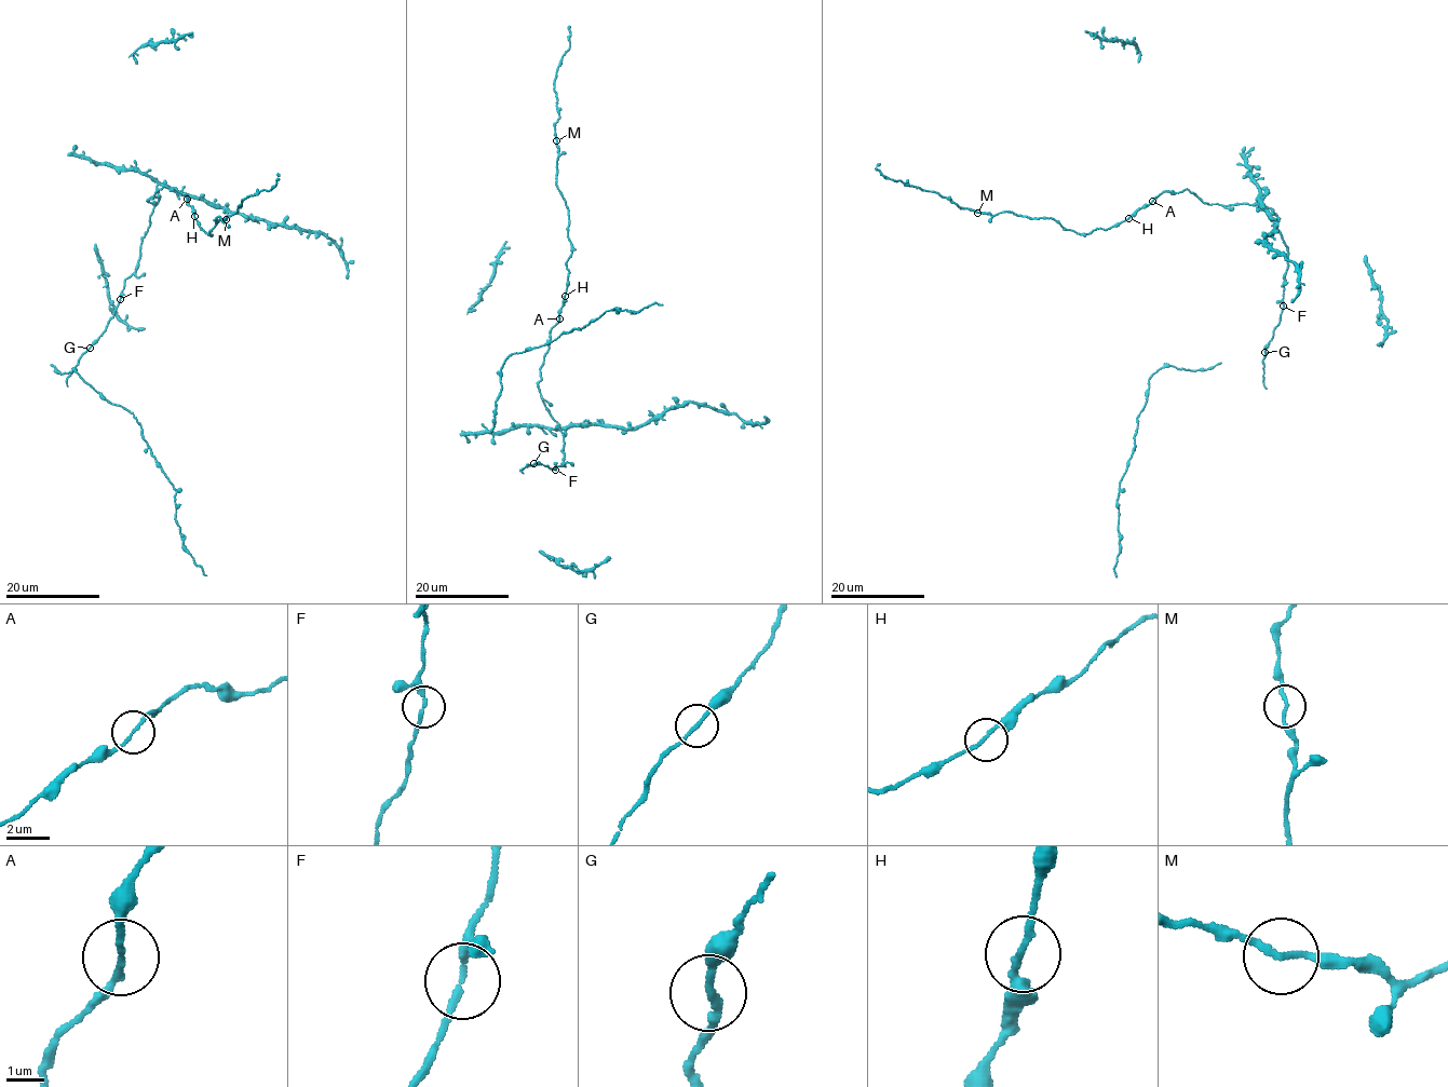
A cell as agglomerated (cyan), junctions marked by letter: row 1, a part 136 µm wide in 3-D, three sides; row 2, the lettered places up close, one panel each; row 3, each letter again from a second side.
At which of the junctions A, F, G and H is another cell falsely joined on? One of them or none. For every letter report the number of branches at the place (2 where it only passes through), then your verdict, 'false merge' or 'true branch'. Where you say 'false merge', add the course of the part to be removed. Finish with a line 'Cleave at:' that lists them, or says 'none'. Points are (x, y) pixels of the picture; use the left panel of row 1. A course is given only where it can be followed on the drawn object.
A: 2 branches meet; true branch
F: 2 branches meet; true branch
G: 2 branches meet; true branch
H: 2 branches meet; true branch
Cleave at: none

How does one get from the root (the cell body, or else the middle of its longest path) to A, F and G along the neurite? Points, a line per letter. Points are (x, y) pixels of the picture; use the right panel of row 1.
A: (1286, 250), (1277, 228), (1277, 217), (1263, 205), (1208, 204), (1188, 189), (1163, 191), (1152, 201)
F: (1286, 250), (1283, 306)
G: (1286, 250), (1283, 308), (1264, 352)

